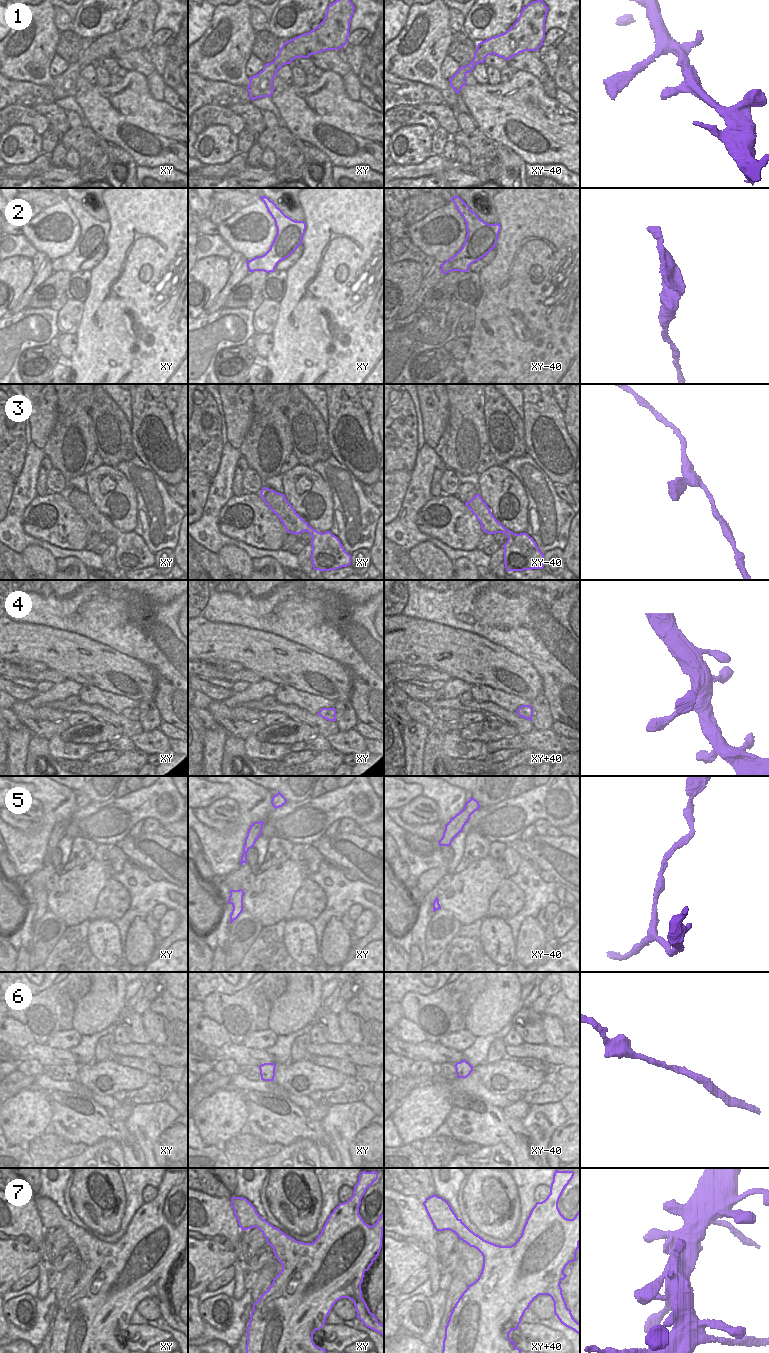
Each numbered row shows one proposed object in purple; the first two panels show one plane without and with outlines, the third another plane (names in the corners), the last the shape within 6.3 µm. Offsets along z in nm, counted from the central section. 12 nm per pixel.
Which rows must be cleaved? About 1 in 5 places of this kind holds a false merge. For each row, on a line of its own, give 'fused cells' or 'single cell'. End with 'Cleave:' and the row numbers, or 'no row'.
1: single cell
2: single cell
3: single cell
4: single cell
5: single cell
6: single cell
7: single cell
Cleave: no row

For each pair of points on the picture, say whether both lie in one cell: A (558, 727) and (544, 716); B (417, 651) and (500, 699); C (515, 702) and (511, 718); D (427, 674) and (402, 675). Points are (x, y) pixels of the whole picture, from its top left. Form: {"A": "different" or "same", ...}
{"A": "different", "B": "different", "C": "different", "D": "same"}

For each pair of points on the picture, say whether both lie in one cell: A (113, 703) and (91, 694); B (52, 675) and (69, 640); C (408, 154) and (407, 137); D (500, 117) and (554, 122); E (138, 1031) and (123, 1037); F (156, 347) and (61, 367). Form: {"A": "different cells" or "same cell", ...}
{"A": "same cell", "B": "different cells", "C": "same cell", "D": "same cell", "E": "different cells", "F": "different cells"}

